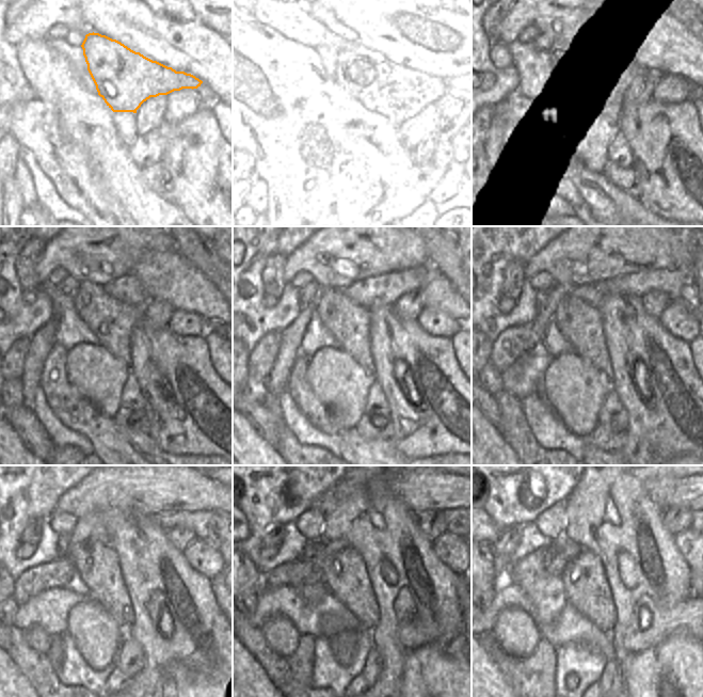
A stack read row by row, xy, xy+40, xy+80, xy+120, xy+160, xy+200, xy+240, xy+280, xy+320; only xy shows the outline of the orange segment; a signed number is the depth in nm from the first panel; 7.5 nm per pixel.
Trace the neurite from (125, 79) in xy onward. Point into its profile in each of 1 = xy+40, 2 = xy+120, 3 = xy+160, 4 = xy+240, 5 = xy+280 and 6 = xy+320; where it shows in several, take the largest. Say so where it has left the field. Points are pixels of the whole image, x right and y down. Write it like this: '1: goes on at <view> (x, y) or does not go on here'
1: goes on at xy+40 (362, 80)
2: goes on at xy+120 (112, 321)
3: goes on at xy+160 (348, 321)
4: goes on at xy+240 (98, 565)
5: goes on at xy+280 (344, 572)
6: goes on at xy+320 (587, 588)

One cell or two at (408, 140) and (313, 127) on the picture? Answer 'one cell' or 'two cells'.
two cells

